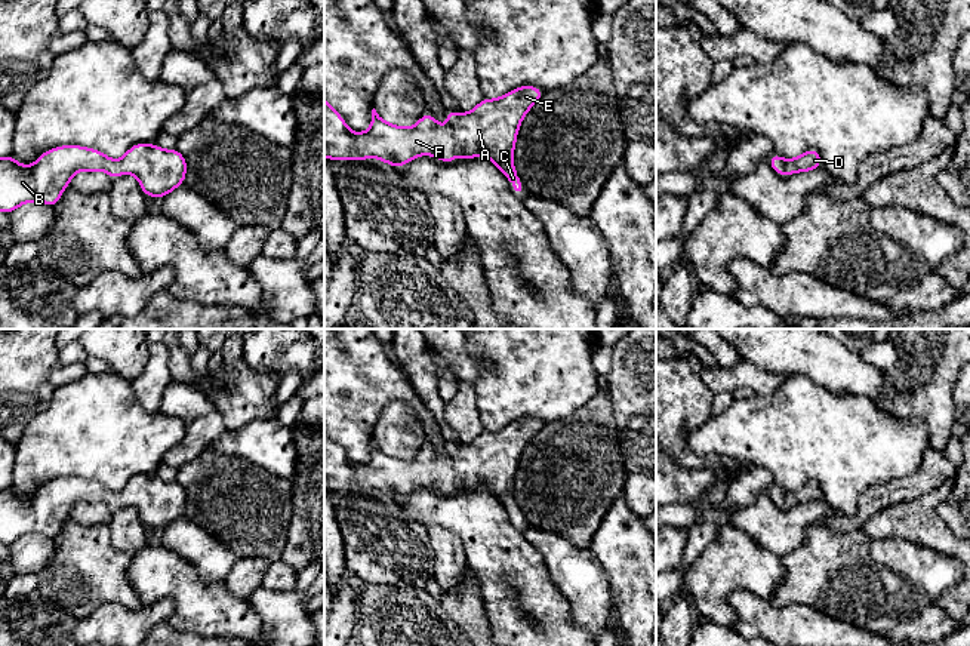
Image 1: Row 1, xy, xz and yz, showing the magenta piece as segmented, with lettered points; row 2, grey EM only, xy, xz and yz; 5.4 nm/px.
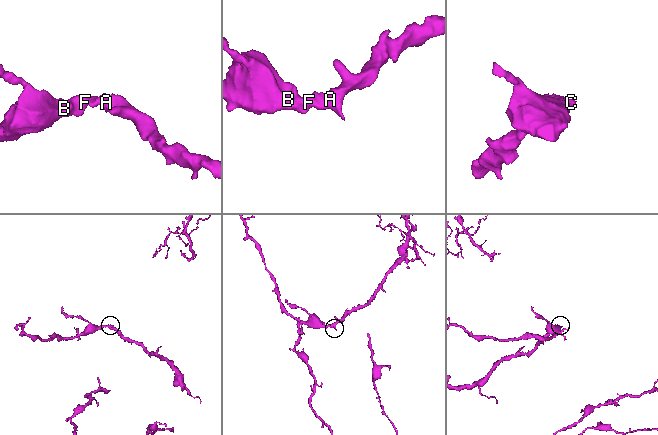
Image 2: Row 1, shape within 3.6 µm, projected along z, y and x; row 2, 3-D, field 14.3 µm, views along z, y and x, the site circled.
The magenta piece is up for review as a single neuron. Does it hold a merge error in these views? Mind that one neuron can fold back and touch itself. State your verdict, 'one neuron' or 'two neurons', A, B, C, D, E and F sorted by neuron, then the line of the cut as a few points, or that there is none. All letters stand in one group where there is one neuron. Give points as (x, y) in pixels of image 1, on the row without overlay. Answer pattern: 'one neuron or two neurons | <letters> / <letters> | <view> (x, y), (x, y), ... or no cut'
one neuron | A B C D E F | no cut

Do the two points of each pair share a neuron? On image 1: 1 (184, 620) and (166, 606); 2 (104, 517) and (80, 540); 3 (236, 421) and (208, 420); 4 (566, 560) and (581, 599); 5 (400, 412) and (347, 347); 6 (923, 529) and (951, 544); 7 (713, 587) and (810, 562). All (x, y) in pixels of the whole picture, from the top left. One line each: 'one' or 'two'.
1: two
2: two
3: two
4: one
5: two
6: one
7: two

